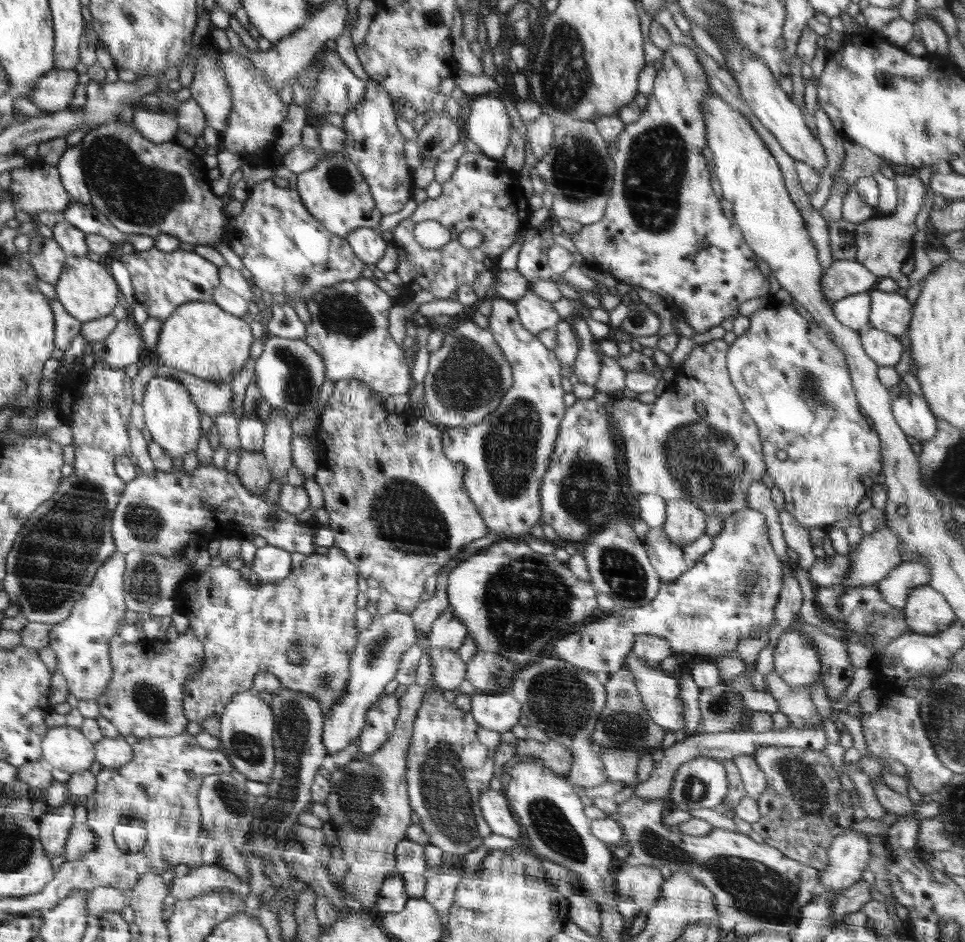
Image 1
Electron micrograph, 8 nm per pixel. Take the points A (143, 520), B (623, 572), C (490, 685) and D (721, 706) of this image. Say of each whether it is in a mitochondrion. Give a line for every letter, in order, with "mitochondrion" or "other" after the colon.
A: mitochondrion
B: mitochondrion
C: other
D: mitochondrion

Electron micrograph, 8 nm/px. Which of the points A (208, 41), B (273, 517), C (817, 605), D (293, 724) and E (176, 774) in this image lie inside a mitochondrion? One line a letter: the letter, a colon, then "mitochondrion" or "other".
A: other
B: other
C: other
D: mitochondrion
E: other

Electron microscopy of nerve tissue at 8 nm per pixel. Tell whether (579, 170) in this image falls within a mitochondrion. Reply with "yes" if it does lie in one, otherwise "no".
yes

